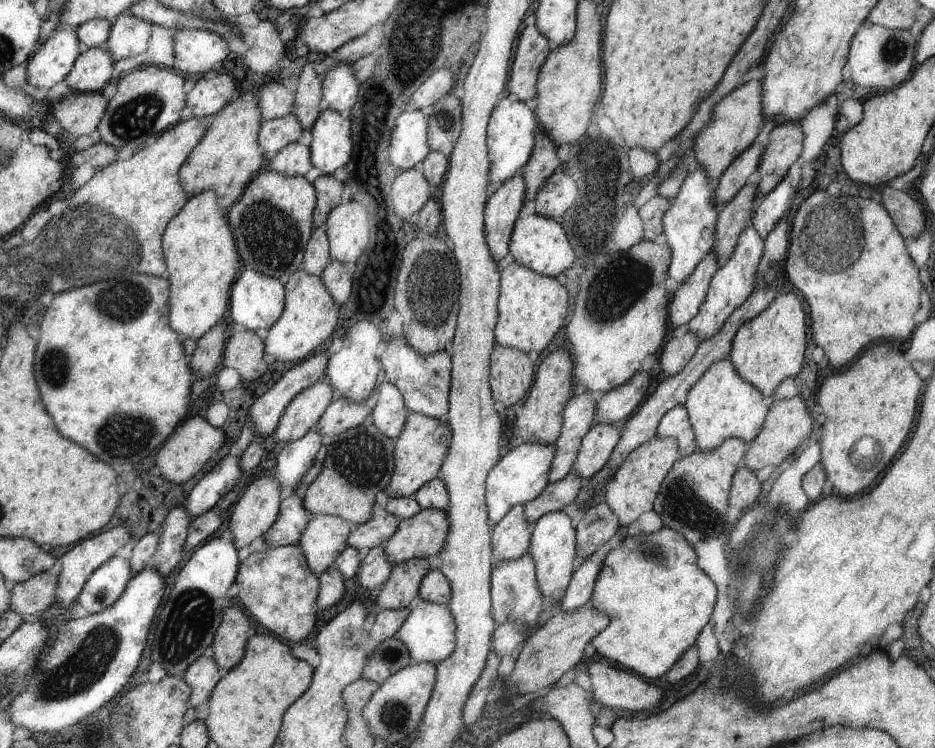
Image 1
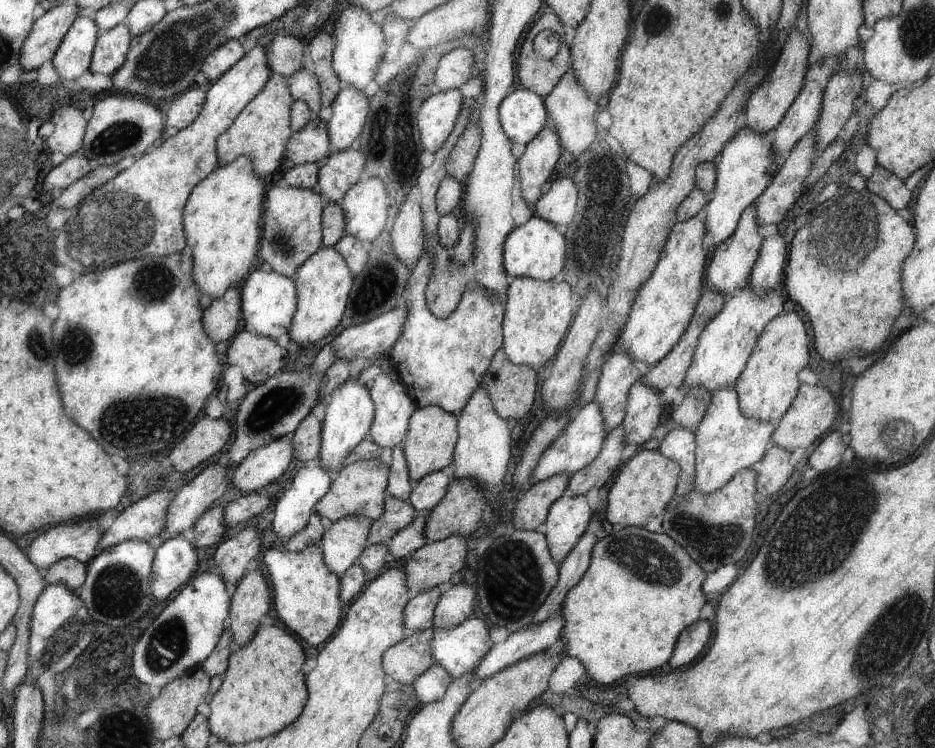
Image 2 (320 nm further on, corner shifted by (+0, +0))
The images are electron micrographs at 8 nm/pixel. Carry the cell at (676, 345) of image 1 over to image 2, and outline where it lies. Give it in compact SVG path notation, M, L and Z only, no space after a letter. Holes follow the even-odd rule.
M695 387L684 392L681 406L674 407L672 418L675 424L691 430L694 434L703 420L711 401L711 392L701 387Z

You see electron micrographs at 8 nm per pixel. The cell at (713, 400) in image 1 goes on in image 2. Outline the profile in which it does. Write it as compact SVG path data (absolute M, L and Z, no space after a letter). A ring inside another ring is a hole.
M720 389L711 401L695 432L695 485L704 495L714 494L727 485L735 474L758 465L763 460L766 444L775 432L774 424L744 416L735 389Z

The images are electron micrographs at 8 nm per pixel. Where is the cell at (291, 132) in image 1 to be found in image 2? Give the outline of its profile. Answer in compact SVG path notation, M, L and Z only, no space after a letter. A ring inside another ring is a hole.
M316 117L299 133L294 132L286 156L296 165L321 164L331 153L327 122Z

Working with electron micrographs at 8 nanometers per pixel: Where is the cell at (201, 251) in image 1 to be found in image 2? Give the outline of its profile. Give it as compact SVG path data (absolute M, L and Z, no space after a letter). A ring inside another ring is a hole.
M244 155L228 164L219 165L192 189L190 200L183 210L187 251L192 254L196 284L200 290L213 296L213 300L222 297L228 289L234 287L234 282L245 280L258 254L258 246L261 246L265 212L264 194L267 192L266 184L255 173L255 164L252 160L252 157Z

